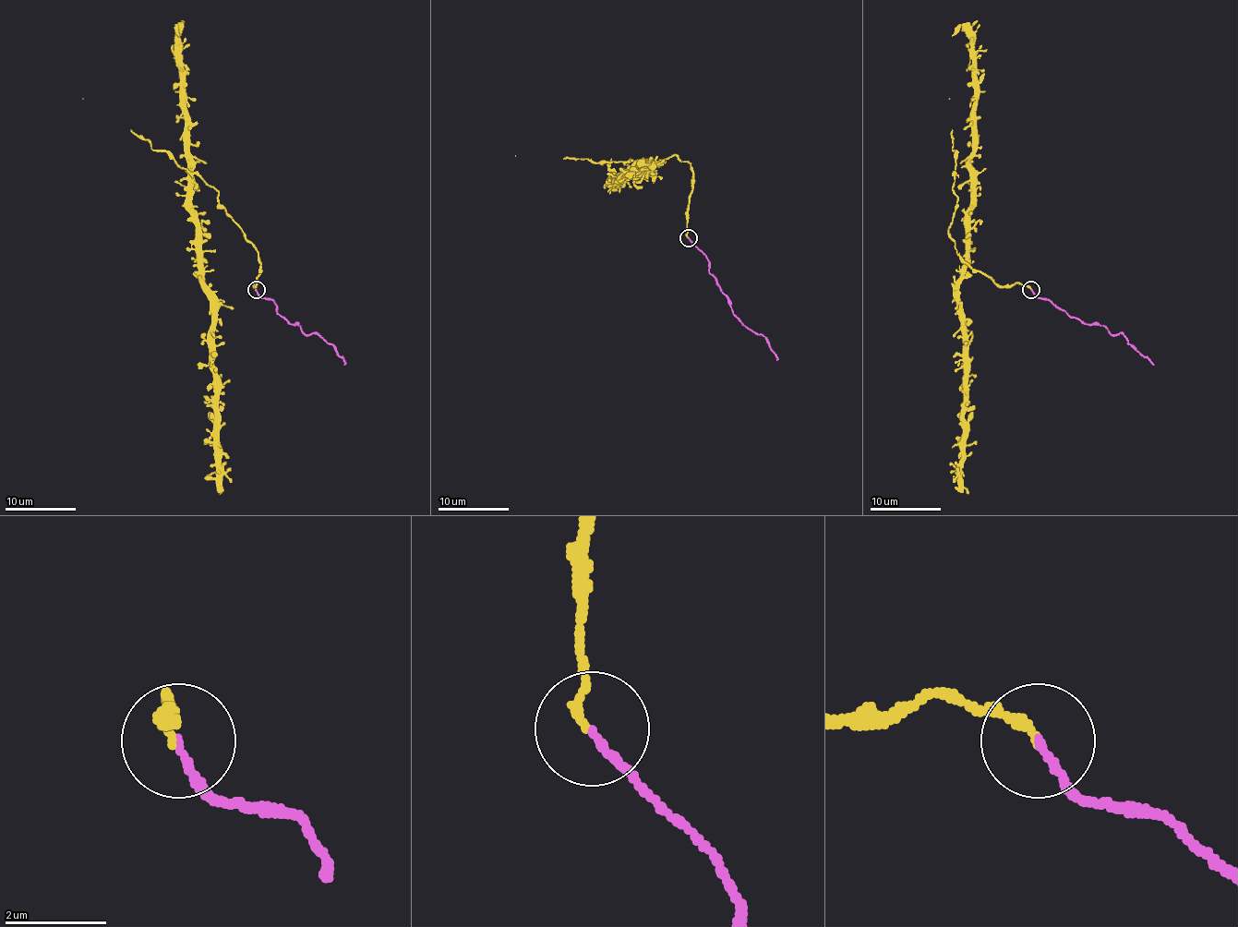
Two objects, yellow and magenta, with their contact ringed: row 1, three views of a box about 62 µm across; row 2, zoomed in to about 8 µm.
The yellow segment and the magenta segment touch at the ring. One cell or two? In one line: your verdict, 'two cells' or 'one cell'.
one cell

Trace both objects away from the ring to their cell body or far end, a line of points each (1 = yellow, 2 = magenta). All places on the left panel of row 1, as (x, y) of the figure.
1: (256, 289), (261, 266), (256, 249), (191, 166), (198, 278), (213, 316), (222, 493)
2: (256, 289), (262, 297), (273, 301), (287, 322), (307, 335), (316, 333), (333, 347), (344, 365)

